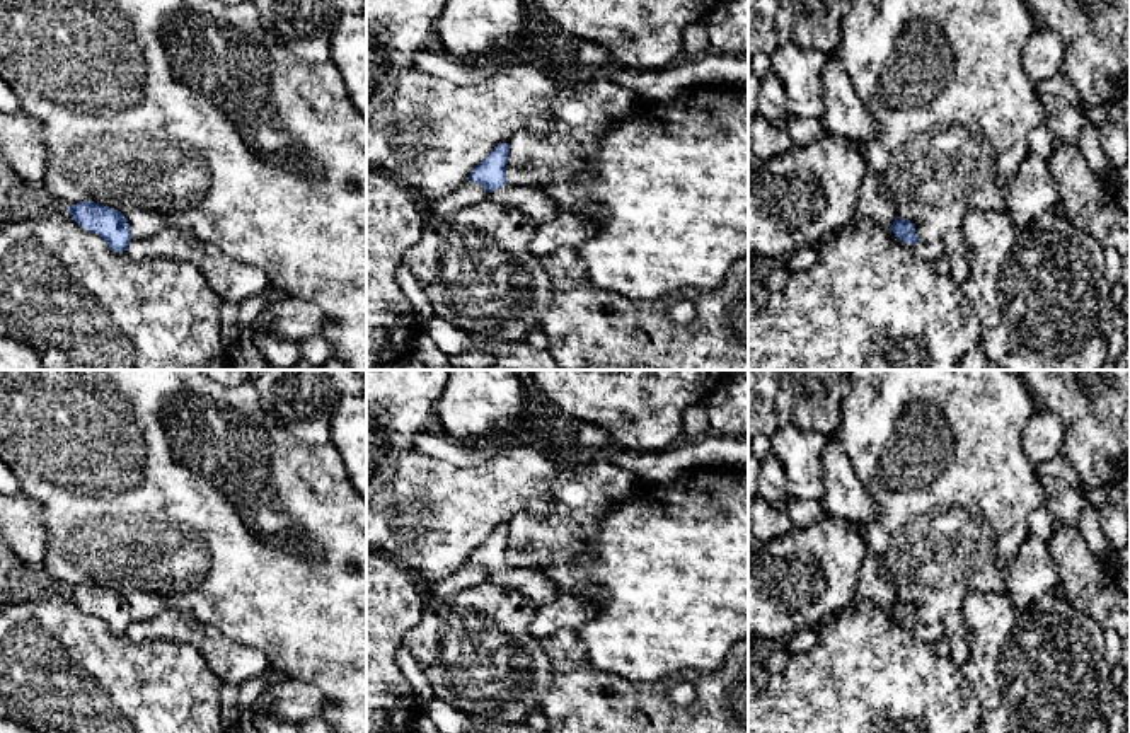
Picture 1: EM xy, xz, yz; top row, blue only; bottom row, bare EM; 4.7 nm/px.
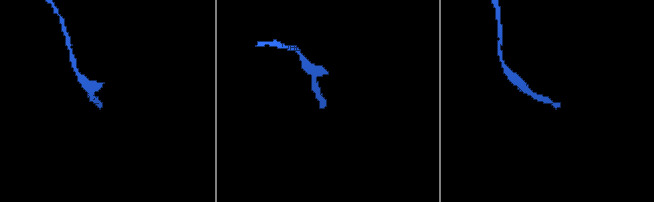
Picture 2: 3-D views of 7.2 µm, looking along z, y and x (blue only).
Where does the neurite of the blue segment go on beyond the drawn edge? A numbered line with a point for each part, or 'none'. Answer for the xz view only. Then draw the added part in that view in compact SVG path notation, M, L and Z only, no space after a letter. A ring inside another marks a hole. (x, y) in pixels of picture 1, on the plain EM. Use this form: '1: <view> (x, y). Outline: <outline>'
1: xz (529, 582). Outline: M506 564L503 569L489 574L489 580L522 593L535 607L556 600L559 595L551 581L537 568L522 568Z

